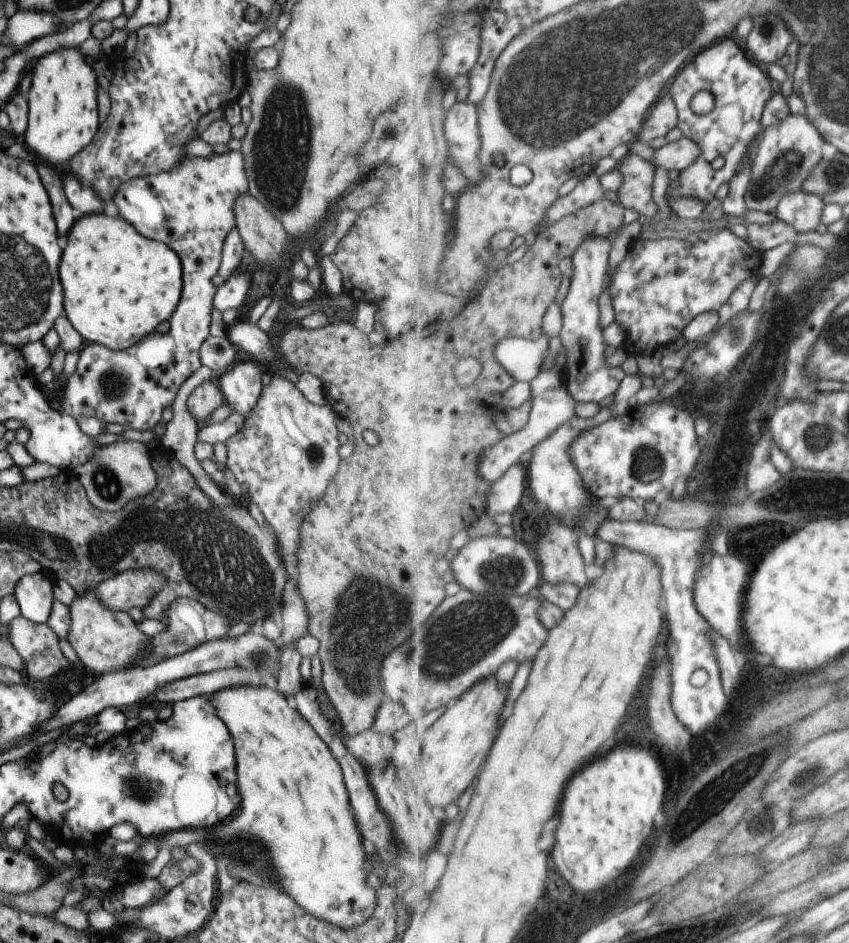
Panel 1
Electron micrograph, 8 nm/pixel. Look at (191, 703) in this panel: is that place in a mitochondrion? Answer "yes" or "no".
no

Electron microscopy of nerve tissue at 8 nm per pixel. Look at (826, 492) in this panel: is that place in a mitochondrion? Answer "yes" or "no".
yes

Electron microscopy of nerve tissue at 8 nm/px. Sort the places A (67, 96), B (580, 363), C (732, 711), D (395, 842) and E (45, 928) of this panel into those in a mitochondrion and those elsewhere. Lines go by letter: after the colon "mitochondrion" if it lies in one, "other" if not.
A: other
B: other
C: other
D: other
E: other

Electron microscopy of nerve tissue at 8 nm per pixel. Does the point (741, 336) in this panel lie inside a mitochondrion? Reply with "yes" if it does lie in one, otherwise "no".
yes

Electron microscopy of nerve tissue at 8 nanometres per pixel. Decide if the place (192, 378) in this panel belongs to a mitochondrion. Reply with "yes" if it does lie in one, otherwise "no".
no

